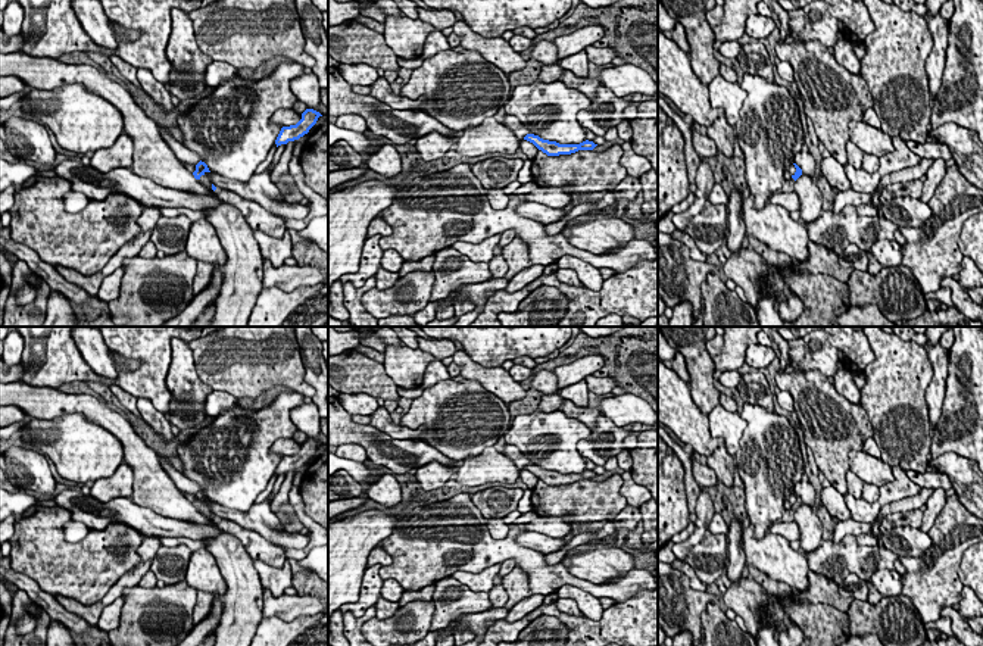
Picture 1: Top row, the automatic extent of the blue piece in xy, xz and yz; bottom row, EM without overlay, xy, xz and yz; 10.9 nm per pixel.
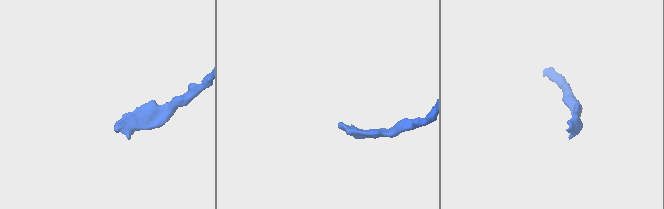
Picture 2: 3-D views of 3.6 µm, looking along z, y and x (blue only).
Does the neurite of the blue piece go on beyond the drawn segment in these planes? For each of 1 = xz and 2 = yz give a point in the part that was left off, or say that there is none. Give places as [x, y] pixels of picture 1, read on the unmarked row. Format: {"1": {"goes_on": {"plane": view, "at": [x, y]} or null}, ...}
{"1": {"goes_on": null}, "2": {"goes_on": null}}

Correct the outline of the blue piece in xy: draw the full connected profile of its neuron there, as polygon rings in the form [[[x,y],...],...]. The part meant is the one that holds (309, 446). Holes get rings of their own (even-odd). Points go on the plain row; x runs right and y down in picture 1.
[[[306,439],[302,443],[302,449],[296,455],[281,458],[275,469],[277,477],[281,474],[287,474],[288,471],[299,469],[300,466],[308,464],[309,459],[316,453],[319,446],[322,446],[319,441],[313,439]]]

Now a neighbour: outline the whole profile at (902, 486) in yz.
[[[892,466],[895,480],[880,487],[880,497],[876,502],[867,502],[865,499],[855,499],[852,494],[846,493],[845,503],[851,512],[851,518],[856,522],[873,522],[879,511],[892,502],[911,497],[920,493],[918,487],[899,466]]]

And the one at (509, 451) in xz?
[[[506,444],[503,446],[502,452],[505,456],[508,456],[519,469],[522,469],[527,464],[533,464],[530,459],[527,459],[524,456],[524,453],[521,453],[518,450],[518,447],[512,446],[512,444]]]

